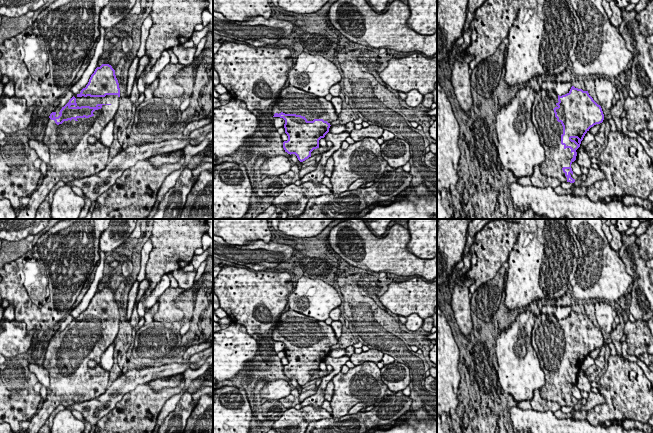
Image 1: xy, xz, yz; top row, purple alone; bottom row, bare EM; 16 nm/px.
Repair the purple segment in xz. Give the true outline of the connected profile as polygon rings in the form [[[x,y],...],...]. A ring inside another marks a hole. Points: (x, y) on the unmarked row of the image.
[[[293,310],[284,311],[271,331],[273,341],[285,344],[284,352],[288,364],[283,366],[283,372],[288,378],[295,378],[300,386],[311,381],[311,376],[319,372],[319,364],[329,356],[330,347],[338,344],[338,339],[331,325],[317,321]]]

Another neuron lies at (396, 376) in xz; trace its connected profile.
[[[395,361],[384,365],[380,371],[383,383],[393,392],[402,391],[410,384],[410,369],[405,364]]]

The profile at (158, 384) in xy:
[[[180,373],[175,376],[171,376],[171,377],[157,378],[153,381],[150,381],[149,385],[150,385],[151,389],[158,392],[167,387],[178,386],[181,383],[182,378],[183,378],[183,374]]]

